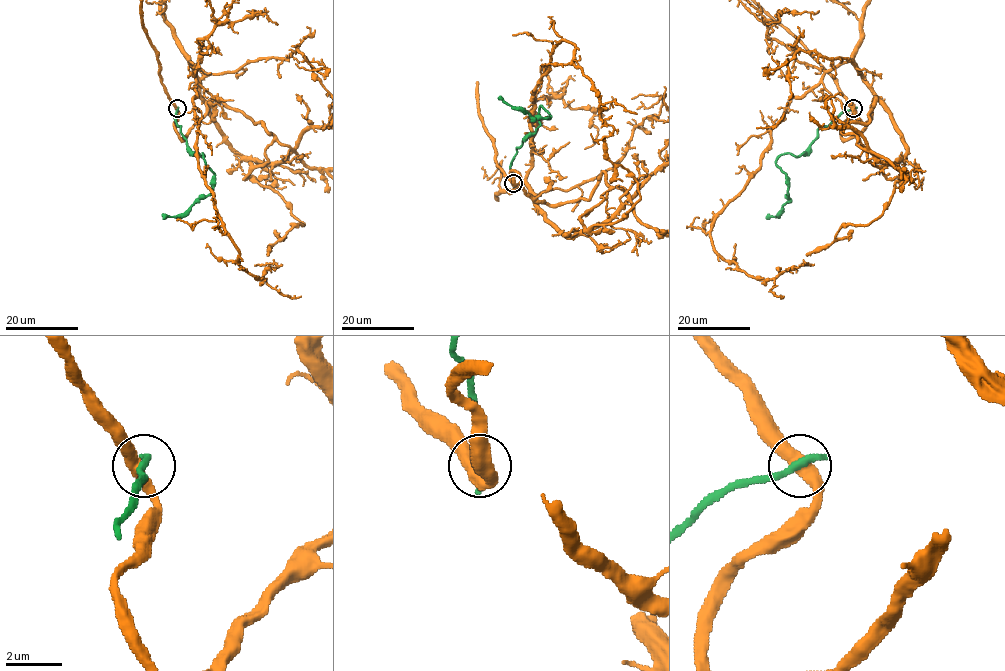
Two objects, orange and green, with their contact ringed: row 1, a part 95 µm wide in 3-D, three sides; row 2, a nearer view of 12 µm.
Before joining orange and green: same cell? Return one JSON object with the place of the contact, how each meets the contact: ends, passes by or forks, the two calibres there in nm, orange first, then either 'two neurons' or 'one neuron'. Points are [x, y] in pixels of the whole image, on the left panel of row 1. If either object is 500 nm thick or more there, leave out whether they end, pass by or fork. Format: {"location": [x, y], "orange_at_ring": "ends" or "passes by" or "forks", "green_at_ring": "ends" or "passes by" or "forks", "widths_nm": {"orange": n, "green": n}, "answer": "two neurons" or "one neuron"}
{"location": [177, 108], "orange_at_ring": "passes by", "green_at_ring": "ends", "widths_nm": {"orange": 440, "green": 320}, "answer": "two neurons"}

